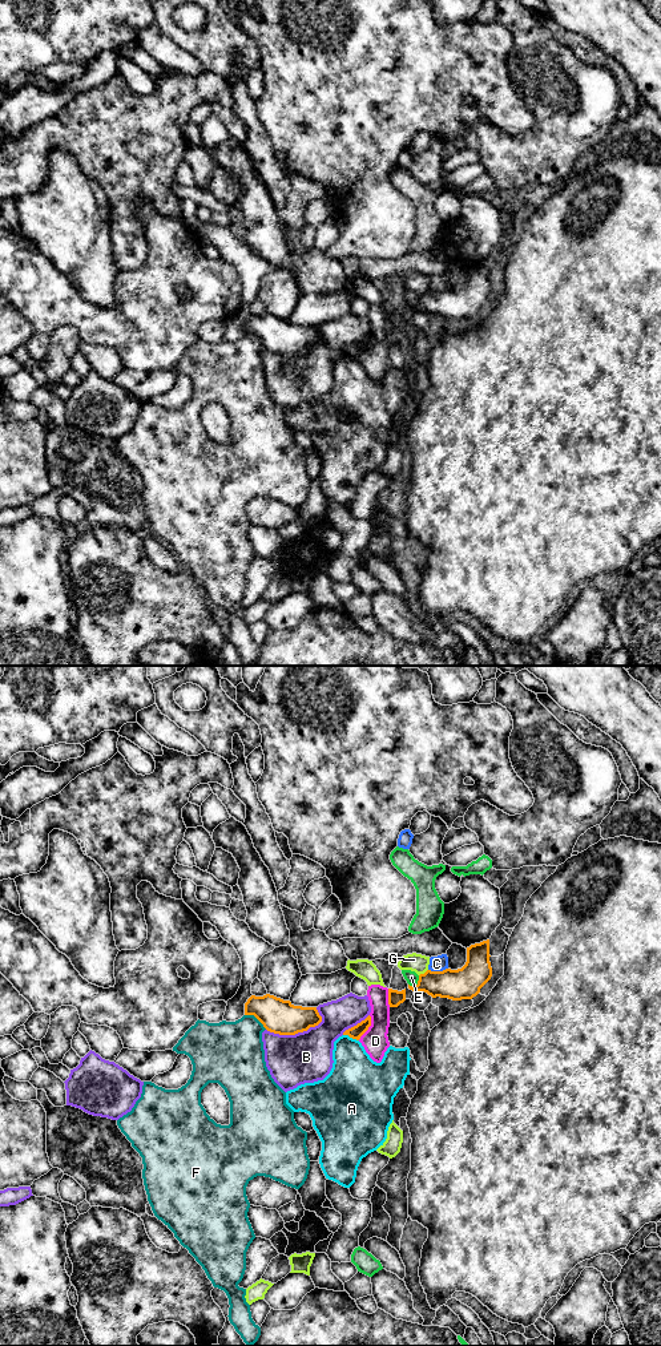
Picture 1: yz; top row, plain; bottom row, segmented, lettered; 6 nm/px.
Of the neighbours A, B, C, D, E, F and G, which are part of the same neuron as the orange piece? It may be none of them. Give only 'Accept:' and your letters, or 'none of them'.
Accept: none of them

